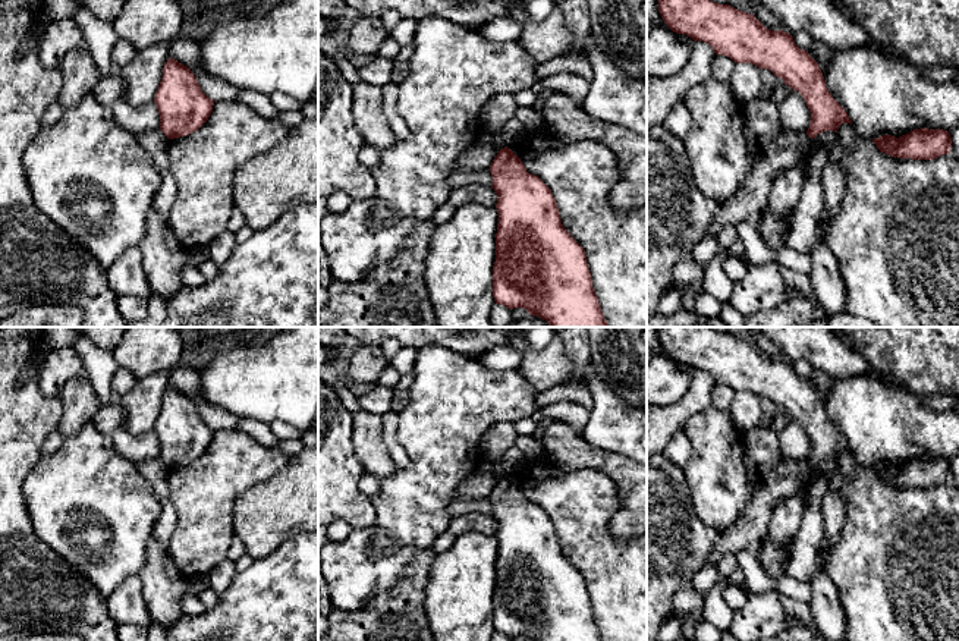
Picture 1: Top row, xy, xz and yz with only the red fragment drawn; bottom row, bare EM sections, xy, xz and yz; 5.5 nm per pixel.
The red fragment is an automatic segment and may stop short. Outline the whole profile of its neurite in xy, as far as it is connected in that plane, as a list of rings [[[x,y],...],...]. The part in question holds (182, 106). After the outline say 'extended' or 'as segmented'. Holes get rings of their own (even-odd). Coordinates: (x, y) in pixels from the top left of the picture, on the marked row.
[[[172,57],[164,63],[154,103],[160,114],[160,129],[169,139],[198,131],[214,106],[191,69]]]; as segmented

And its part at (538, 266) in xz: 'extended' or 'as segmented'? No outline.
as segmented

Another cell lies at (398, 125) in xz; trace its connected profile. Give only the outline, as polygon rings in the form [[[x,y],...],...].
[[[389,82],[383,87],[384,101],[383,111],[390,125],[392,132],[397,139],[405,139],[409,135],[409,128],[403,116],[397,111],[399,85]]]

